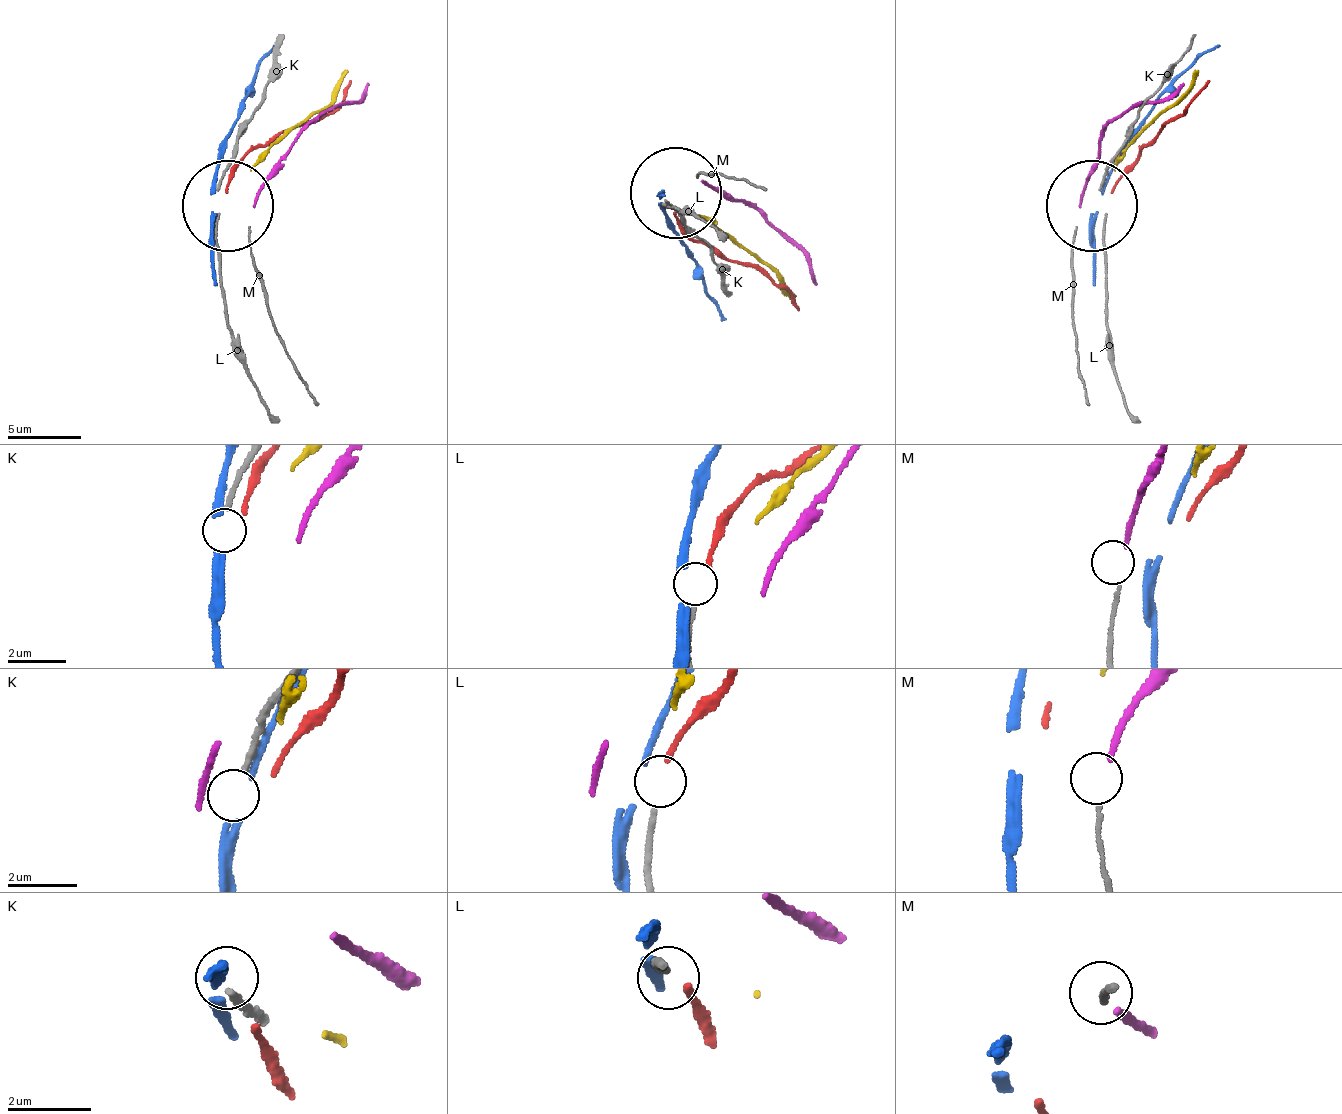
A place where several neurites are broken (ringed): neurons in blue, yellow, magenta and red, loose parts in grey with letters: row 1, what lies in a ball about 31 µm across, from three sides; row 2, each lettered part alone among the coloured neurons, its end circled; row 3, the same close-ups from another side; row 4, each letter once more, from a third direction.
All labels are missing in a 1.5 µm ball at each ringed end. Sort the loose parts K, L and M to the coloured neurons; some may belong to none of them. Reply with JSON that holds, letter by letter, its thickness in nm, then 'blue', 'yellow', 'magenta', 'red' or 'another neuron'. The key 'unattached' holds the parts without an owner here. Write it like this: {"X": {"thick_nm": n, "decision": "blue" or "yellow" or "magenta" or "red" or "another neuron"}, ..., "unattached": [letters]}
{"K": {"thick_nm": 170, "decision": "blue"}, "L": {"thick_nm": 160, "decision": "red"}, "M": {"thick_nm": 120, "decision": "magenta"}, "unattached": []}

